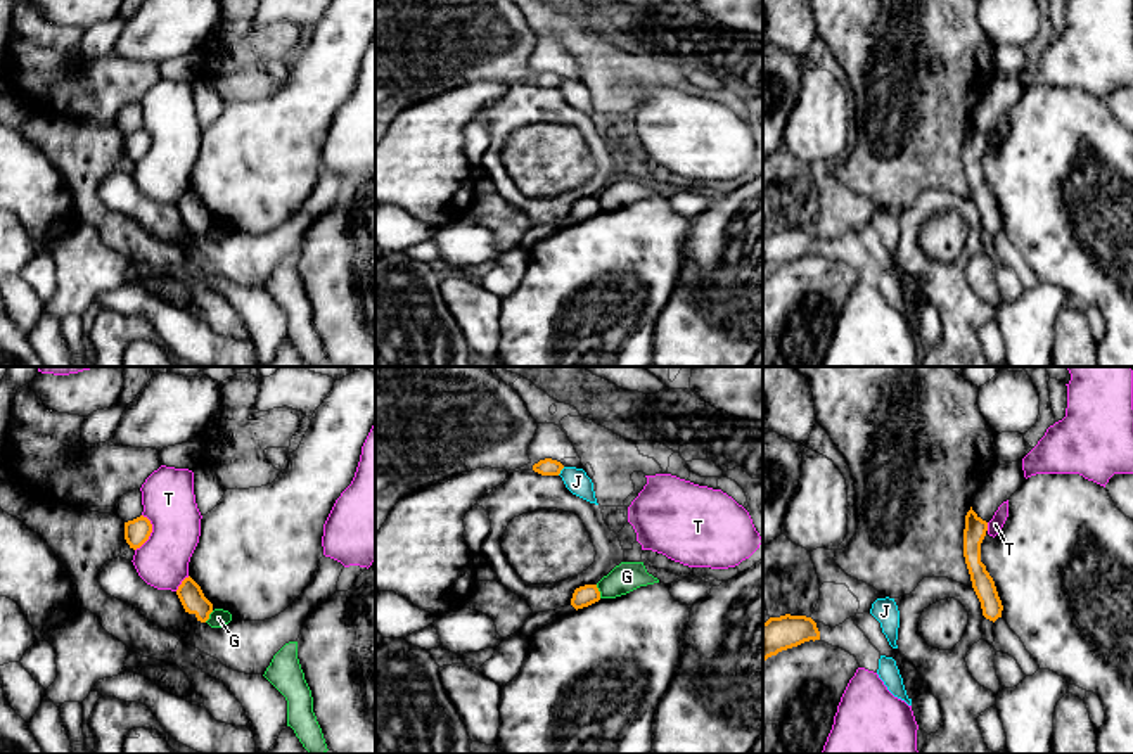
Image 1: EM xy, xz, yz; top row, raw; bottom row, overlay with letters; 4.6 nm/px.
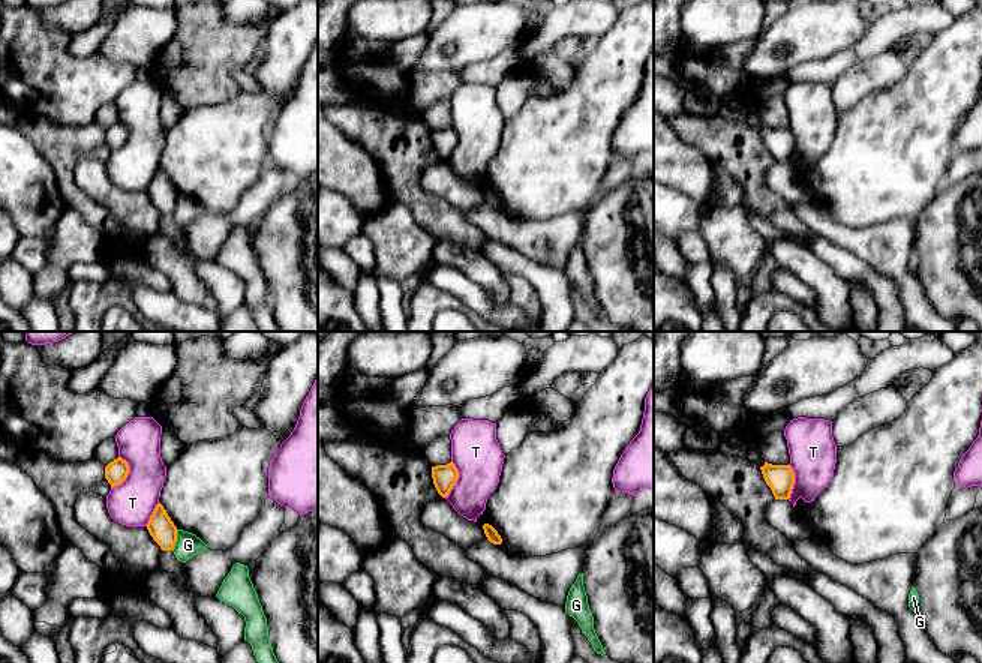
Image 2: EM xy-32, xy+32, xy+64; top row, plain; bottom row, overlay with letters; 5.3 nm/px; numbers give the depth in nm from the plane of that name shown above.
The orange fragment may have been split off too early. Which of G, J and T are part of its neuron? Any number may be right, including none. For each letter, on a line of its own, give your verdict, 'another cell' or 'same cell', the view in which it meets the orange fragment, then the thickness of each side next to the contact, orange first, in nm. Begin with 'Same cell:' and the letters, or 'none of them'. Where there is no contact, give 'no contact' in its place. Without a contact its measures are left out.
Same cell: none of them
G: another cell | xz | 100/140 nm
J: another cell | xz | 80/110 nm
T: another cell | xy | 120/240 nm

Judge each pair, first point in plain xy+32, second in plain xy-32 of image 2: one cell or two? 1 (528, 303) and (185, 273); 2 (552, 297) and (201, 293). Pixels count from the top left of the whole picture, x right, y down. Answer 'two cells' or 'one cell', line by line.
1: one cell
2: two cells

